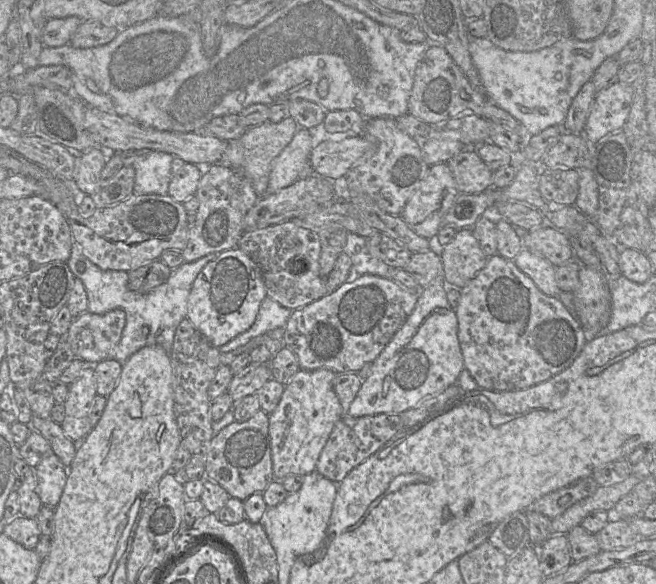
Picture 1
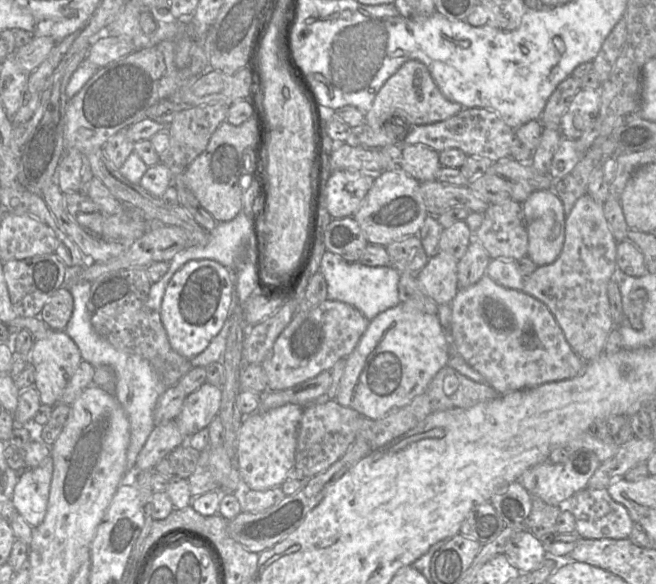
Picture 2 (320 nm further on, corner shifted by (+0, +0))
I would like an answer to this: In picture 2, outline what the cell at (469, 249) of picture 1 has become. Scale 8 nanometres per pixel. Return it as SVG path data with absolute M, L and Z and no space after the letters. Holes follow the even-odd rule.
M437 252L416 273L419 284L437 305L451 305L459 291L457 263L458 260L451 254Z

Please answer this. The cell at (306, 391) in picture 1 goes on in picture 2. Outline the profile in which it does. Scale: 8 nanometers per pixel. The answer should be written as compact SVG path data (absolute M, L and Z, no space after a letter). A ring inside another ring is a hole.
M287 403L244 417L238 432L236 467L245 489L268 490L281 487L288 473L295 468L298 428L304 407Z

